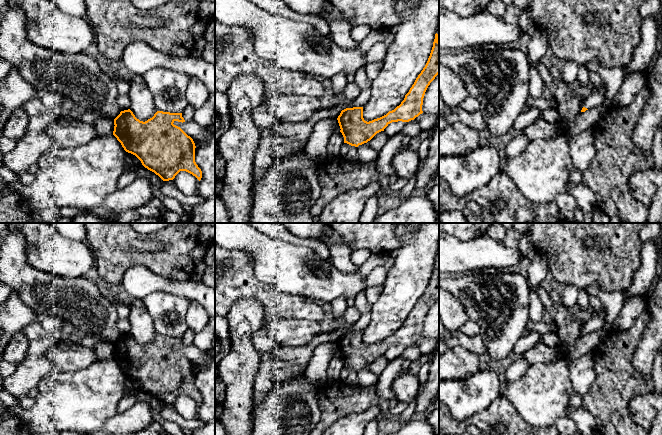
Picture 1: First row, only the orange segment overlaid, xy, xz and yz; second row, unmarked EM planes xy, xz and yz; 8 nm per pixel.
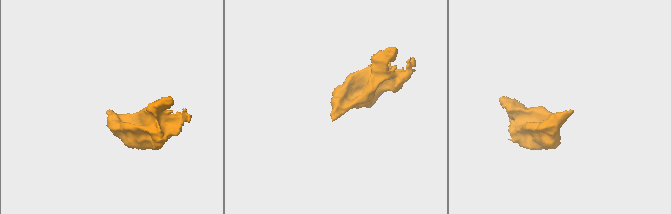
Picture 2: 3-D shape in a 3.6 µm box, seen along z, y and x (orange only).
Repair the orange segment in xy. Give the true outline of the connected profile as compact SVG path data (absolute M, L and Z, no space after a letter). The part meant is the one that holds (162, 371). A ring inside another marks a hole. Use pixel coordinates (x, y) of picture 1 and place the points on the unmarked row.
M128 333L121 335L114 343L113 359L126 376L135 379L145 392L163 405L173 404L180 395L186 395L200 405L202 395L195 386L195 367L180 351L173 348L175 345L185 346L182 337L157 335L152 342L143 346Z

